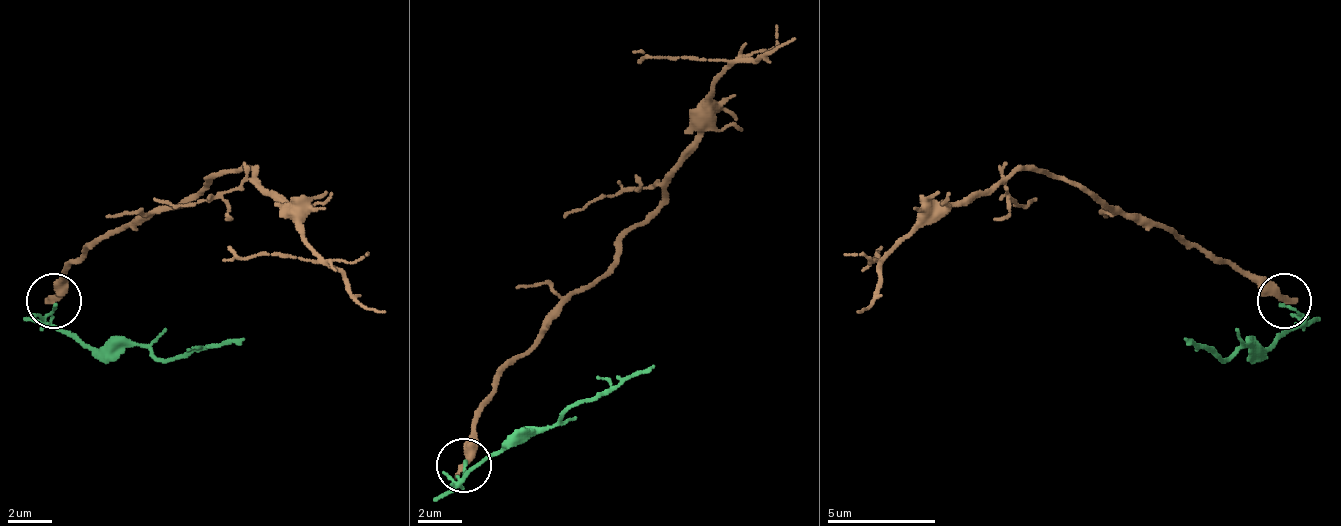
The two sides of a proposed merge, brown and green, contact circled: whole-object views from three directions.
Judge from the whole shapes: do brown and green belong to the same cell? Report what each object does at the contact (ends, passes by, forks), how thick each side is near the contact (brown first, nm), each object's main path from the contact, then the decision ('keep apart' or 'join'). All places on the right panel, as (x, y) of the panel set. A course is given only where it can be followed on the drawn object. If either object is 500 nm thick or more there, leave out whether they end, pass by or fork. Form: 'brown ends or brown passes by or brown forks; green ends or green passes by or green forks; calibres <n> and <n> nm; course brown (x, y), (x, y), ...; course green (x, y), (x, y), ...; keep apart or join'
brown ends; green ends; calibres 400 and 120 nm; course brown (1283, 302), (1190, 242), (1109, 209), (1049, 171), (1000, 177), (956, 204), (935, 204), (886, 253), (869, 258); course green (1283, 302), (1299, 318), (1272, 345), (1218, 356), (1185, 340); keep apart

